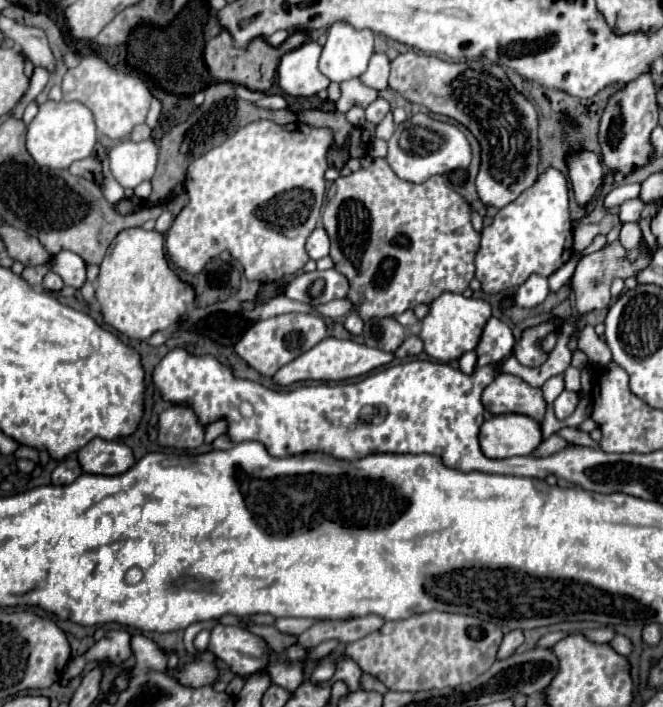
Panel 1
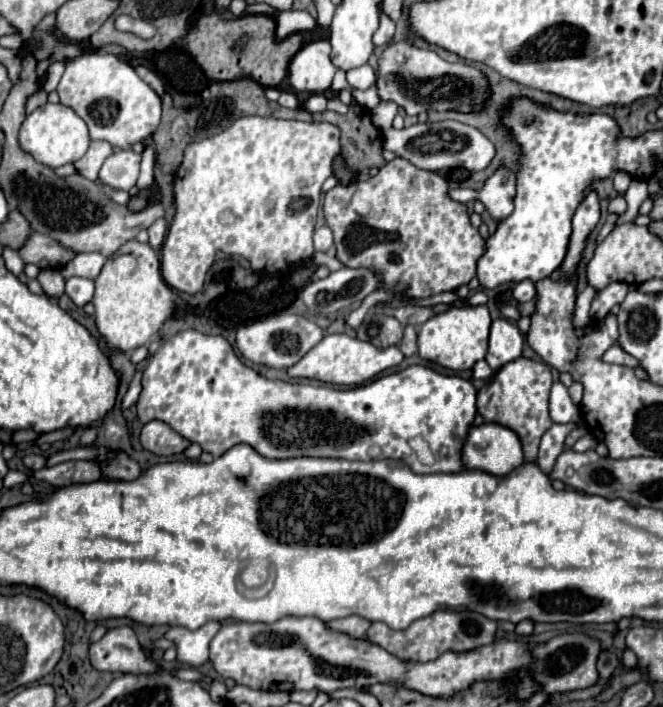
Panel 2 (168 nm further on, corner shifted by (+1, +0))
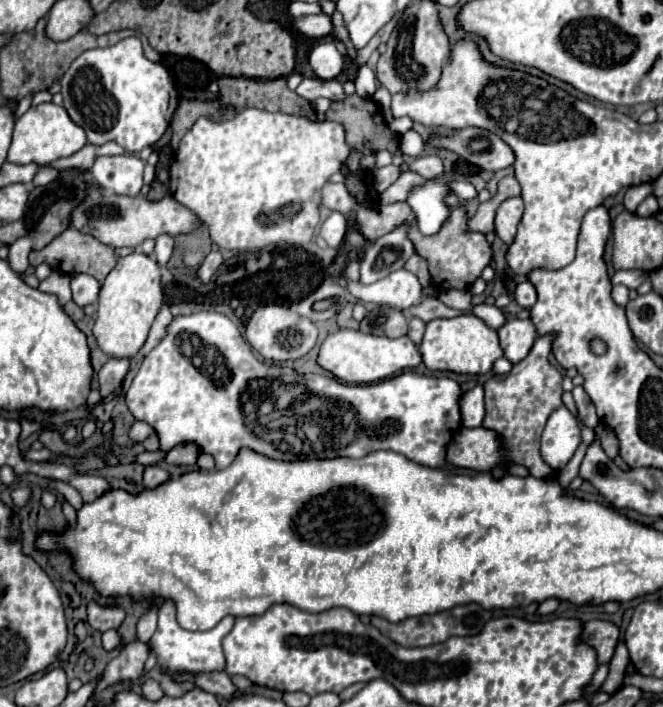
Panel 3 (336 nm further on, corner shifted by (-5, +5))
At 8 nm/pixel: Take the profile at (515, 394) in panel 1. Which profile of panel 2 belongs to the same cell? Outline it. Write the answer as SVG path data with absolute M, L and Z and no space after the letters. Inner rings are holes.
M518 358L514 362L508 362L502 366L484 386L484 390L478 392L478 412L488 420L502 426L512 428L524 446L524 460L534 460L538 454L538 444L546 428L550 428L552 420L548 414L546 398L552 388L552 376L550 368L542 362Z

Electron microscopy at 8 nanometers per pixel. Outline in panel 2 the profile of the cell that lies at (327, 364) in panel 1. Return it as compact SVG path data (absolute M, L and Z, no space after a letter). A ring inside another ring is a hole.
M326 334L300 362L288 368L290 378L312 378L336 386L358 386L382 370L398 366L402 362L402 352L398 346L378 348L370 342L362 342L358 338L350 338L348 334Z

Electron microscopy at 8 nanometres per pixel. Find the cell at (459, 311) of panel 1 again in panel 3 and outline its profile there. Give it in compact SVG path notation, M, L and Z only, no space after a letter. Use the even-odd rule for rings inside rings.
M460 315L454 319L434 319L426 325L424 339L420 343L422 361L430 371L452 371L464 375L482 375L492 371L496 359L504 355L498 333L490 329L476 315Z

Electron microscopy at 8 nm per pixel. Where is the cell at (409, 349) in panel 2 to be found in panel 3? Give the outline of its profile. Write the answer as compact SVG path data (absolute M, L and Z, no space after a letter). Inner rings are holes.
M412 317L410 319L410 329L408 329L408 337L416 343L416 345L420 345L420 341L422 341L422 335L424 335L424 327L426 327L426 323L422 321L422 319L418 319L418 317Z

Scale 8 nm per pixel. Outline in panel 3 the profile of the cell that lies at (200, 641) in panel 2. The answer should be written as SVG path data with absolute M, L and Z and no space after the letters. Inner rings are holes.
M166 599L158 609L158 627L156 633L150 637L150 649L156 653L158 669L166 675L204 675L212 671L224 671L226 659L222 653L222 639L234 627L234 617L224 617L214 629L210 631L186 631L176 621L176 607L172 599Z

